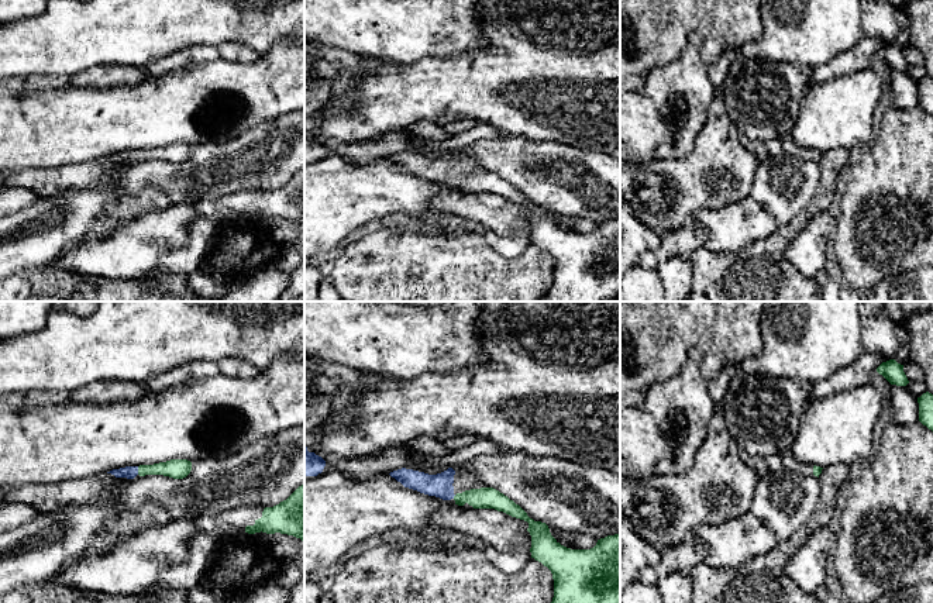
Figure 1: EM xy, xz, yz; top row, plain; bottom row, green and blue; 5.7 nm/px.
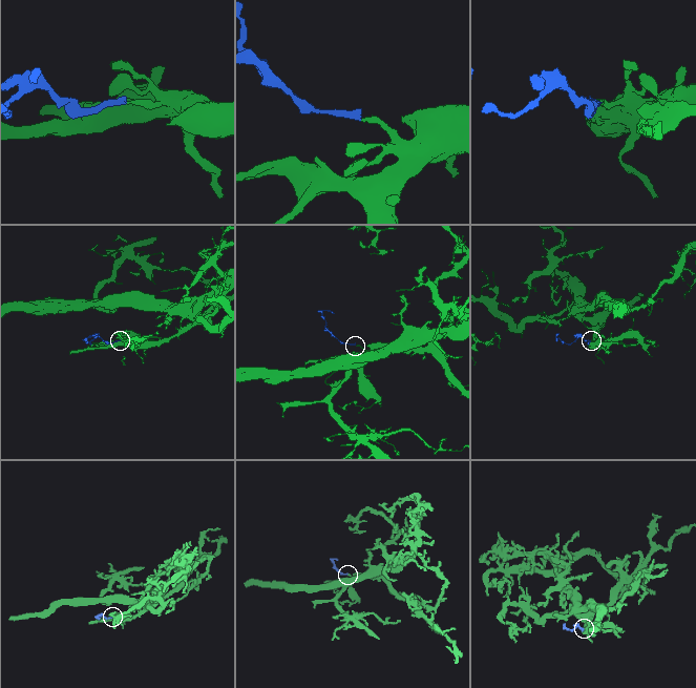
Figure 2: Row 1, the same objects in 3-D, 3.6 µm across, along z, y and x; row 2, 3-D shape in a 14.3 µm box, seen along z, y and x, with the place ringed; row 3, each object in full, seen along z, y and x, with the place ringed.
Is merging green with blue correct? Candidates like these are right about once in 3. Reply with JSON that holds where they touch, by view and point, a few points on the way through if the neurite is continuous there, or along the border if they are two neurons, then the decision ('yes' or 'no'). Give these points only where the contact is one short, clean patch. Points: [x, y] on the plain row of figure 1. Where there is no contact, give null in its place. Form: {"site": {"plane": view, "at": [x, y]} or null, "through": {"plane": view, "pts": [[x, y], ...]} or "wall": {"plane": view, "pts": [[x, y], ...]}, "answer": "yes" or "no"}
{"site": {"plane": "xy", "at": [138, 155]}, "through": {"plane": "xy", "pts": [[175, 152], [138, 155], [130, 157]]}, "answer": "yes"}

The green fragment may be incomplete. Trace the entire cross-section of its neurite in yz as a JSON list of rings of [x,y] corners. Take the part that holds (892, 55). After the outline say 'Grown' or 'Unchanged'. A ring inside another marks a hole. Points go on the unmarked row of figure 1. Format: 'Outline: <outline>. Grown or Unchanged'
Outline: [[[895,44],[882,46],[877,52],[877,56],[882,59],[891,69],[906,70],[909,68],[903,56],[903,49],[898,48]]]. Unchanged

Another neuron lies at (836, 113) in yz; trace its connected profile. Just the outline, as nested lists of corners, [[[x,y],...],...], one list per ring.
[[[871,68],[810,85],[792,127],[795,144],[820,152],[871,144],[872,116],[885,90]]]

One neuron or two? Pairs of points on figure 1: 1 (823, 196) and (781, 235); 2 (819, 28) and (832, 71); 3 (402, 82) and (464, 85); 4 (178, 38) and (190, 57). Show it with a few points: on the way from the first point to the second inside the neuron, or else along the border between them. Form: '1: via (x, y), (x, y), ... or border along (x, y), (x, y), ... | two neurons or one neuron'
1: via (813, 207), (792, 228) | one neuron
2: border along (857, 42), (812, 68) | two neurons
3: via (417, 85), (448, 85) | one neuron
4: border along (214, 47), (190, 45), (154, 61) | two neurons

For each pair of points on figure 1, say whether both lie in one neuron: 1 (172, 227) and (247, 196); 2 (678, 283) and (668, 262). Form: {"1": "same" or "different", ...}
{"1": "different", "2": "same"}

